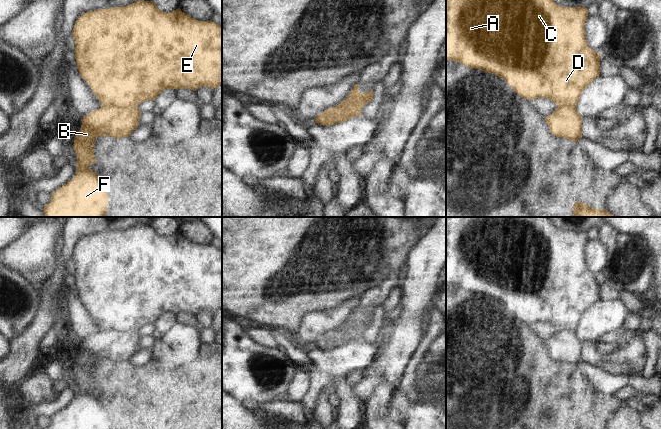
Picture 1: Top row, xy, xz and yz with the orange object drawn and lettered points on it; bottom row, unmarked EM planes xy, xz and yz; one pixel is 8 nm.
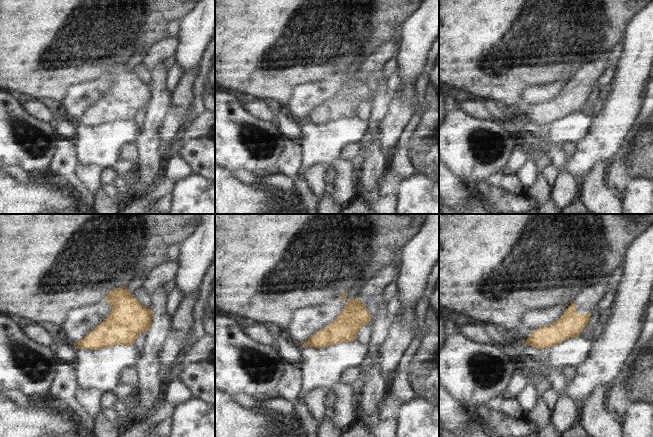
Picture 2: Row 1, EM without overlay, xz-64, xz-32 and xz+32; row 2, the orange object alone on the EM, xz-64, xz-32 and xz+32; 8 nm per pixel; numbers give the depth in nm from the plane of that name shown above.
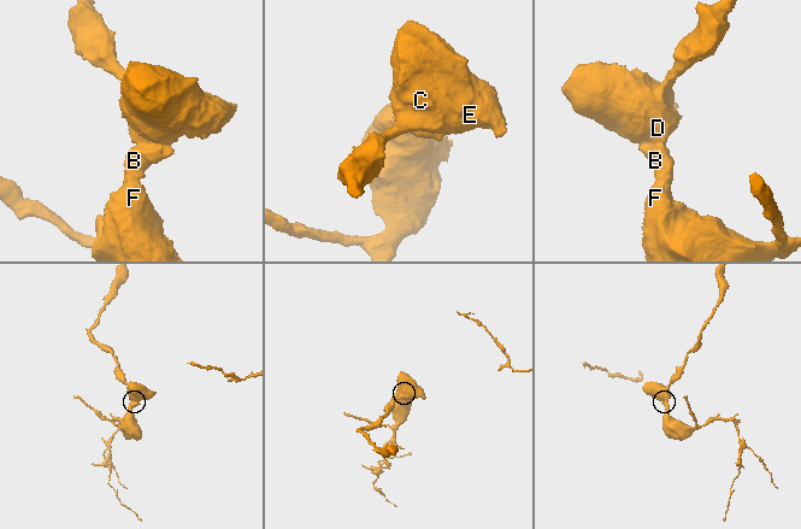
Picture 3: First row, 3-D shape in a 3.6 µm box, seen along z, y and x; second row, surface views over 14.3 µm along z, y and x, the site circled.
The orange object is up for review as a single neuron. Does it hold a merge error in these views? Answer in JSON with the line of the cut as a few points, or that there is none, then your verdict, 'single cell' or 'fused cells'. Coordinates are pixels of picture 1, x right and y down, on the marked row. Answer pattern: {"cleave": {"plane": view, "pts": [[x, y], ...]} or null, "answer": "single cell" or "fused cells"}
{"cleave": {"plane": "xz", "pts": [[344, 110], [339, 117], [330, 112], [325, 124]]}, "answer": "fused cells"}

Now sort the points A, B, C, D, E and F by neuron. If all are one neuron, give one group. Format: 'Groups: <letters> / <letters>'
Groups: A C D E / B F

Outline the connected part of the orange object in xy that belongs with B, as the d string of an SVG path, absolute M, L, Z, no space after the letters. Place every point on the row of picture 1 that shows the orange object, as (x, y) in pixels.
M101 107L82 117L82 126L72 145L77 156L76 175L51 194L50 203L43 209L45 217L106 217L108 193L101 185L100 175L89 168L90 165L96 163L93 145L98 136L111 136L116 139L129 137L138 128L141 113L137 107L128 109Z

